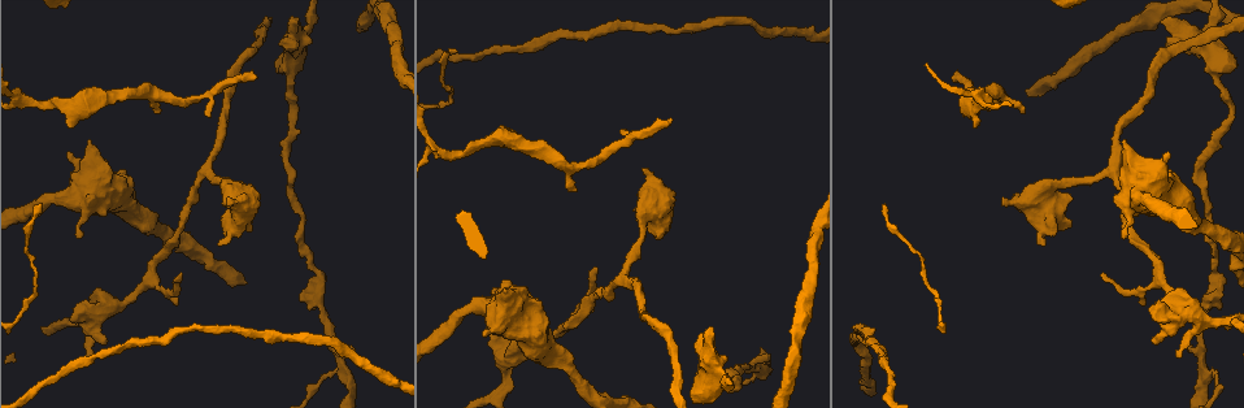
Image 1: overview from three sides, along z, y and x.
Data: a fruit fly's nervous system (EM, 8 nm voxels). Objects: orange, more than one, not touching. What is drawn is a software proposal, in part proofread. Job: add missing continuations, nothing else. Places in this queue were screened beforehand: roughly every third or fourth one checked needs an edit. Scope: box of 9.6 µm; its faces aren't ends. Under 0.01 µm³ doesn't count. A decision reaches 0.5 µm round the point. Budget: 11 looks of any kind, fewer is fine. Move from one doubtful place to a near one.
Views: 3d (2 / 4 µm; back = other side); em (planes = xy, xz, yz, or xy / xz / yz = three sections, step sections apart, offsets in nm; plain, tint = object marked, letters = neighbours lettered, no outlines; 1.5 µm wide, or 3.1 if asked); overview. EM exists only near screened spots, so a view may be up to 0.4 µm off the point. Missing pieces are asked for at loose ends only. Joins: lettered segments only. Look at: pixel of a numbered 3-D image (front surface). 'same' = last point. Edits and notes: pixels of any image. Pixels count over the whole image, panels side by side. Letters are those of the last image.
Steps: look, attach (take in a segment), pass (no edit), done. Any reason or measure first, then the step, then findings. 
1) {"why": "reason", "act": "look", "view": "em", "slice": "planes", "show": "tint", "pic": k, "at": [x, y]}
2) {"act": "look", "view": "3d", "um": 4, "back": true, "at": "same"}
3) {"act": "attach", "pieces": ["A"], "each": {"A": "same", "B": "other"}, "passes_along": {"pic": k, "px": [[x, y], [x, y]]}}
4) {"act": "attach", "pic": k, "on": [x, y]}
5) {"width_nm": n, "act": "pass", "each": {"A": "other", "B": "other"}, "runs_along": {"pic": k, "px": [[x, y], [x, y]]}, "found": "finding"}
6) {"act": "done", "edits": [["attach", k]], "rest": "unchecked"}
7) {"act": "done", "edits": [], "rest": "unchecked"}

{"why": "tapers out", "act": "look", "view": "3d", "um": 4, "back": true, "pic": 1, "at": [623, 129]}

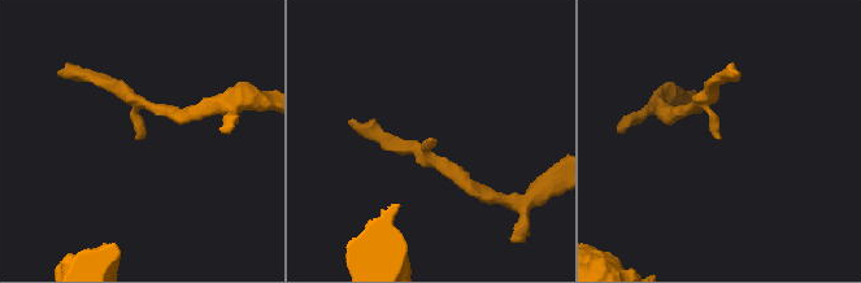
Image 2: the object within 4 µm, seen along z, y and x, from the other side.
{"why": "now the EM", "act": "look", "view": "em", "slice": "planes", "show": "tint", "pic": 2, "at": [719, 138]}

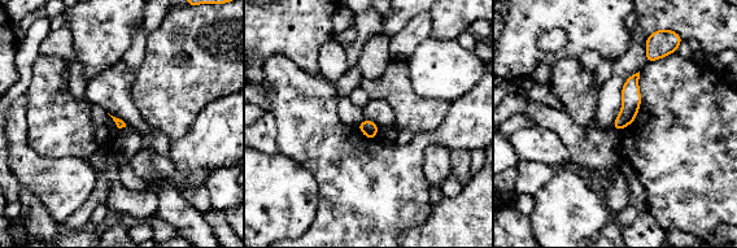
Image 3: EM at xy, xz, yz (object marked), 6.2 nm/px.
{"act": "look", "view": "em", "slice": "planes", "show": "letters", "at": "same"}

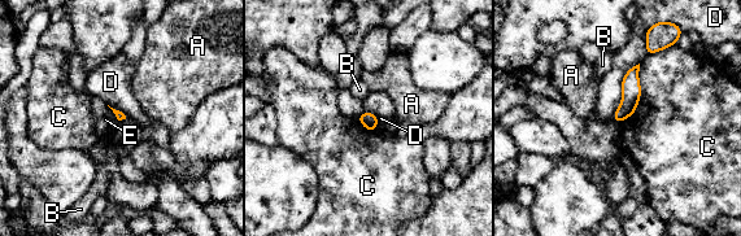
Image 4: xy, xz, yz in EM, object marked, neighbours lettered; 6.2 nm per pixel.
{"longest_contact_nm": ["D", 400], "act": "pass", "each": {"A": "other", "B": "other", "C": "other", "D": "other", "E": "other"}, "found": "none of them fits"}

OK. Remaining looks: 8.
{"act": "look", "view": "em", "slice": "planes", "show": "letters", "pic": 1, "at": [885, 205]}

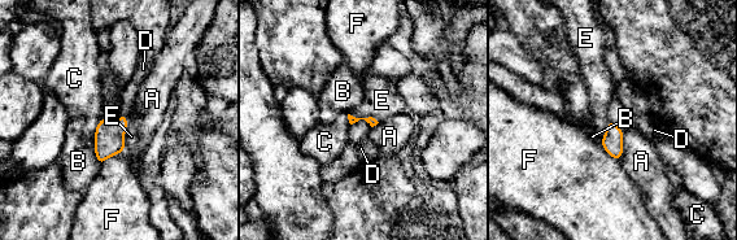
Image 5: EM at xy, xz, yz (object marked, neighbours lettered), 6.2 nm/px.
{"act": "attach", "pieces": ["D"], "each": {"A": "other", "B": "other", "C": "other", "D": "same", "E": "other", "F": "other"}, "passes_along": {"pic": 5, "px": [[109, 136], [123, 116], [129, 95]]}, "found": "the neuron continues"}

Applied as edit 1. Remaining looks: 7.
{"act": "look", "view": "em", "slice": "yz", "step": 4, "show": "letters", "pic": 1, "at": [574, 190]}

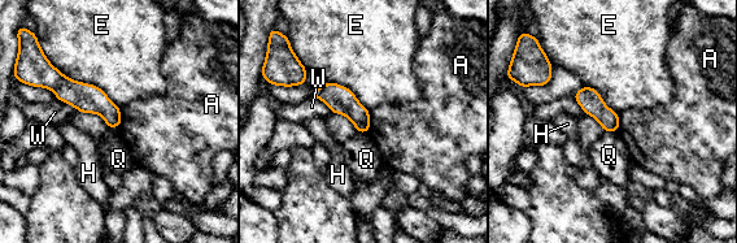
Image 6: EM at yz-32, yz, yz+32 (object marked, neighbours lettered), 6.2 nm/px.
{"act": "look", "view": "em", "slice": "planes", "show": "letters", "at": "same"}

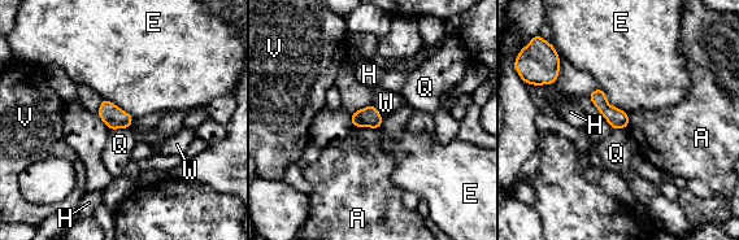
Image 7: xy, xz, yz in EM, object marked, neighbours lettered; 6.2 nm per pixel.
{"act": "pass", "each": {"A": "other", "E": "other", "H": "other", "Q": "other", "V": "other", "W": "other"}, "found": "none of them fits"}

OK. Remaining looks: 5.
{"act": "done", "edits": [["attach", 5]], "rest": "unchecked"}

